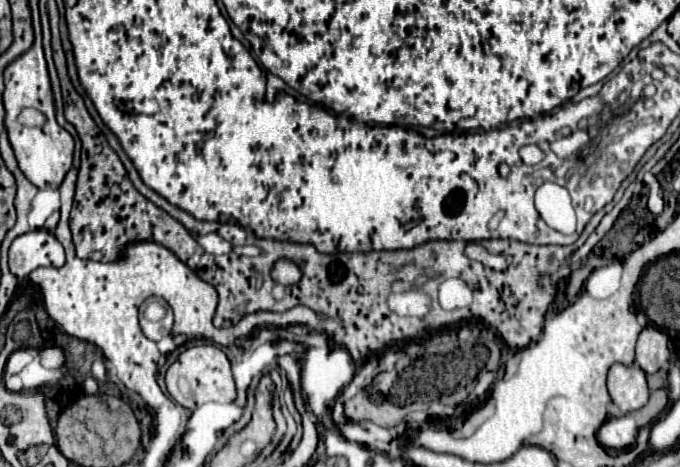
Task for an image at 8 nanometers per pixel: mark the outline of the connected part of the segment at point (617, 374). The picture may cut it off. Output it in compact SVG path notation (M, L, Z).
M614 363L608 371L608 391L612 401L624 411L636 411L648 403L650 389L646 385L646 373L632 365Z

